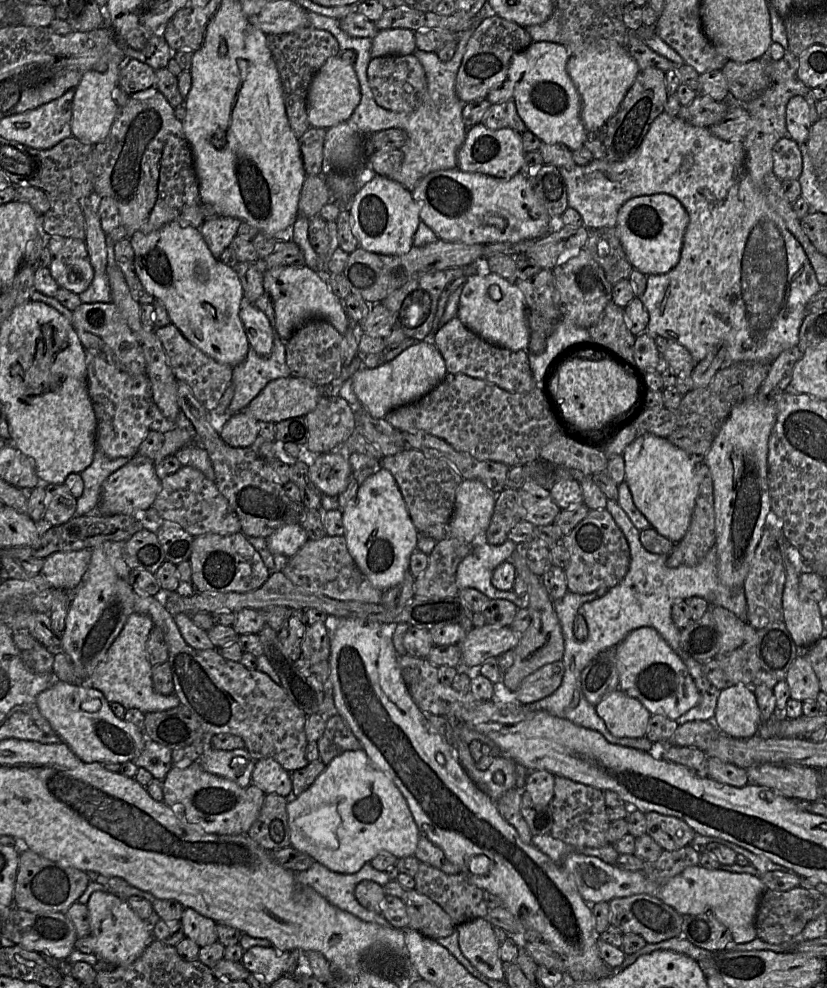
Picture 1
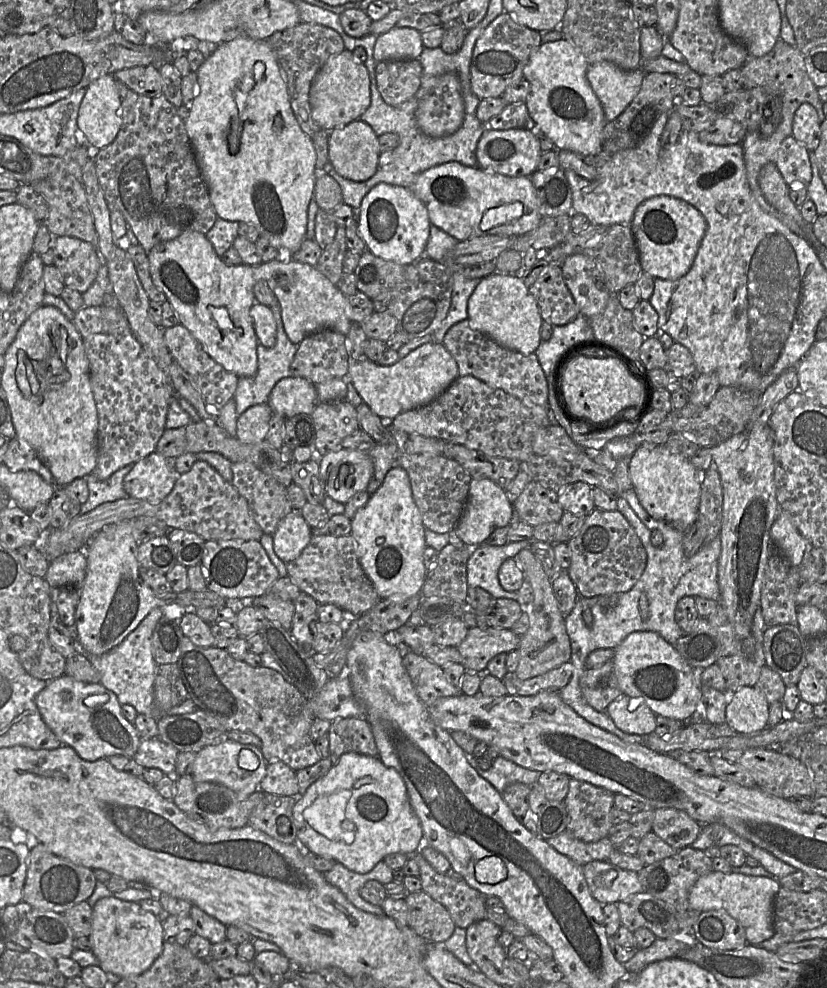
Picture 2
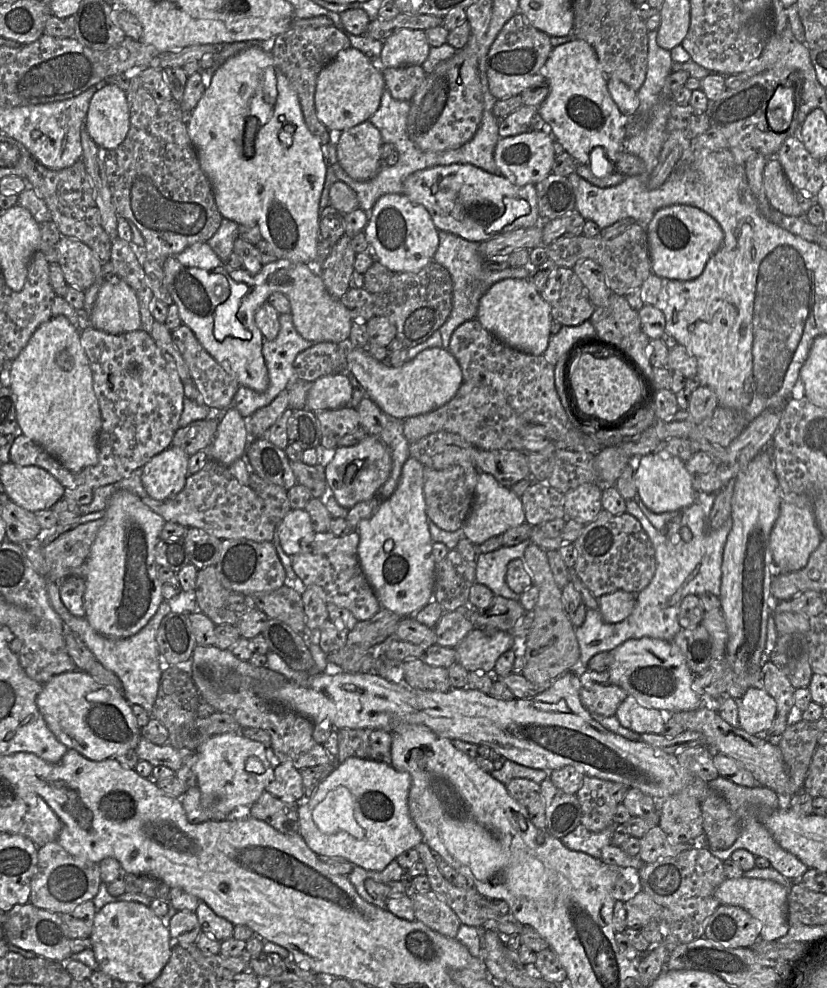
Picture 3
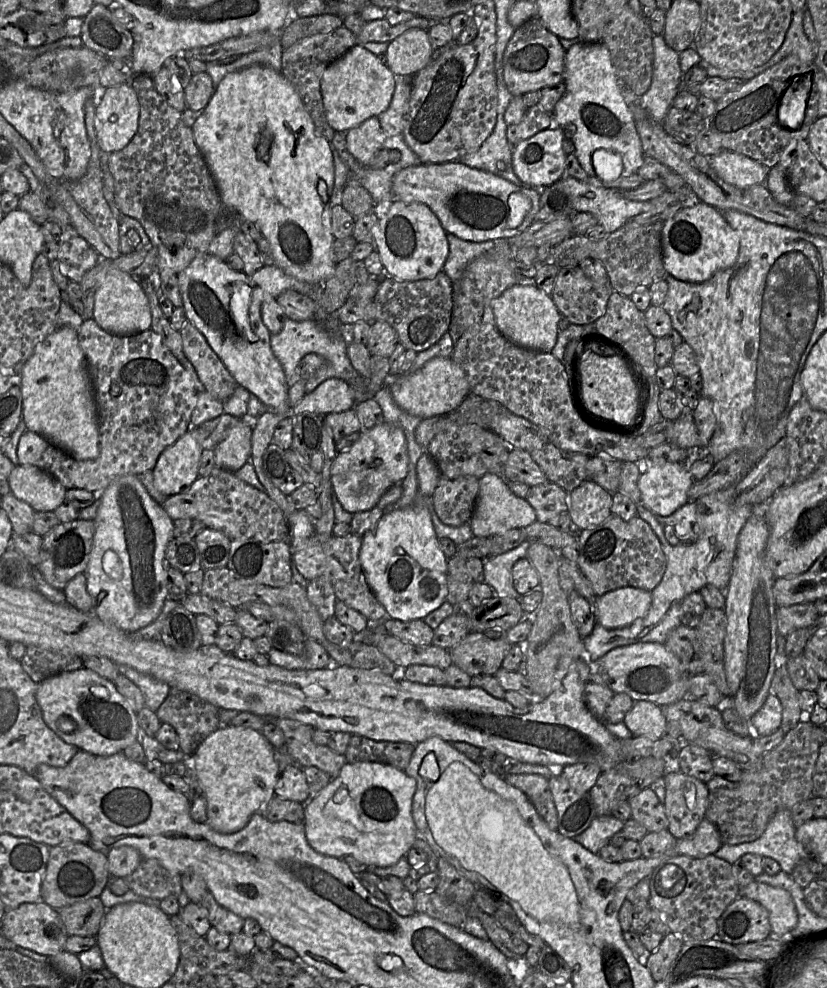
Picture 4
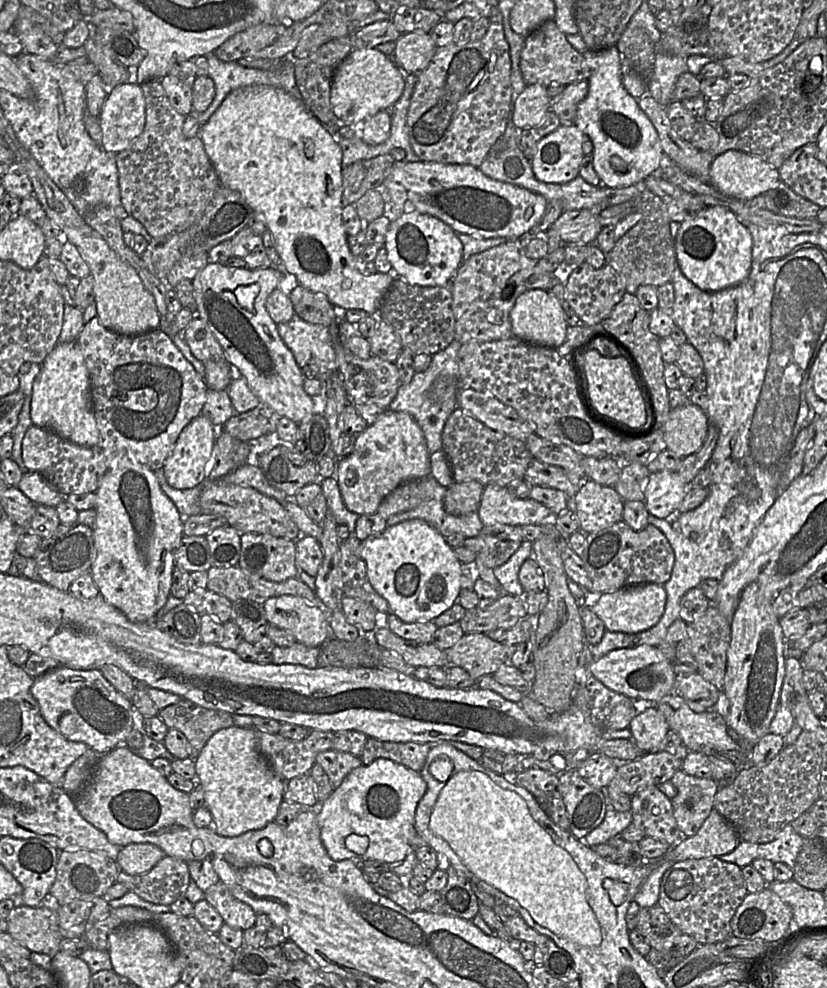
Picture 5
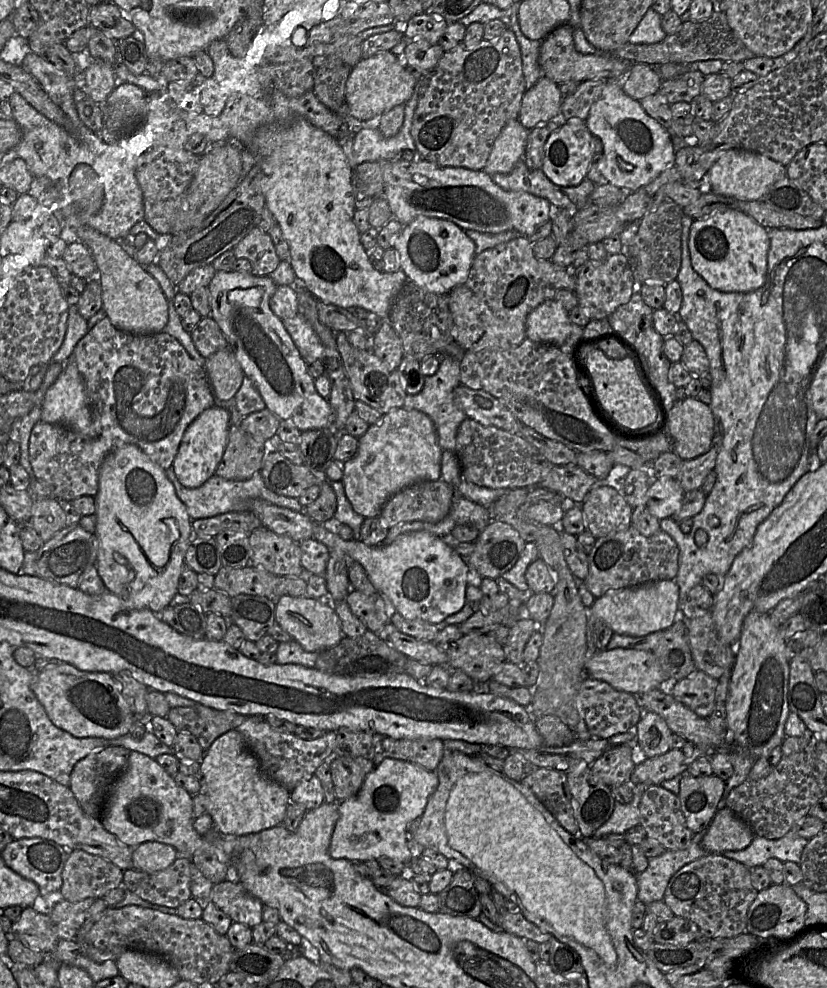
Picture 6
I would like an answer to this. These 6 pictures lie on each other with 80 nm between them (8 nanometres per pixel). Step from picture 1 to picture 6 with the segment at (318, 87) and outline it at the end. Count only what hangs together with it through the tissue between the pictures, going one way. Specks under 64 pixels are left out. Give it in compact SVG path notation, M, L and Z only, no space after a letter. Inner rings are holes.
M391 50L380 51L362 58L350 71L345 85L345 102L349 116L367 121L380 117L393 107L405 104L411 97L417 79L401 57Z

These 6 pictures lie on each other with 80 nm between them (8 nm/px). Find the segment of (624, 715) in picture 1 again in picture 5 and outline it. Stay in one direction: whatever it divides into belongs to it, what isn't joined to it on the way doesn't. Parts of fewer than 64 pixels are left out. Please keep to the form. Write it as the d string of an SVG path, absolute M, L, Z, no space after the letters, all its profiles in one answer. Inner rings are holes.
M652 704L637 714L629 725L632 740L643 753L664 750L664 740L670 729L664 715Z

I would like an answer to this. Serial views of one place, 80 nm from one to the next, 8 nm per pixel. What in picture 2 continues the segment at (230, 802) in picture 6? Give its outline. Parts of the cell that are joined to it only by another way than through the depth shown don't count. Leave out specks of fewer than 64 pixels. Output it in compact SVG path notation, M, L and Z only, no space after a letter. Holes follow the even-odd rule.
M221 739L205 746L198 753L193 765L193 779L196 782L213 782L224 785L239 797L248 797L259 789L260 782L266 775L268 762L259 747L244 745L231 740Z

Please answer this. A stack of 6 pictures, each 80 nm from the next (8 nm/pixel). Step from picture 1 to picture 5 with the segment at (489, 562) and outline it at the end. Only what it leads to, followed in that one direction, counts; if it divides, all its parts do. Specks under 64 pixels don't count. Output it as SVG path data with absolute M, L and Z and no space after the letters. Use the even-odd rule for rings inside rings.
M524 540L506 563L493 569L507 594L519 598L525 597L526 592L519 581L518 573L521 565L530 557L532 557L532 542Z

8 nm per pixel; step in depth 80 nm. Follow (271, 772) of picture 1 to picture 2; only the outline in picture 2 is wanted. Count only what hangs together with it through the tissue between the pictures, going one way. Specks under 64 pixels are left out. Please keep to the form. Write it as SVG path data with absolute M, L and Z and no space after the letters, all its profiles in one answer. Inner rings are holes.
M284 762L268 763L266 775L259 785L263 793L279 796L295 796L299 786L296 772Z

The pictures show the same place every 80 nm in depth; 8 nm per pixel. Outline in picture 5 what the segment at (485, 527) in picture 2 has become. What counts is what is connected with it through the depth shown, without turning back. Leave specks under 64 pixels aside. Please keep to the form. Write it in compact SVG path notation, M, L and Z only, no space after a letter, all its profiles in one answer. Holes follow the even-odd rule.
M497 484L483 485L483 494L477 510L484 526L495 524L529 525L552 521L555 517L549 508L530 498L520 499L512 495L506 486Z

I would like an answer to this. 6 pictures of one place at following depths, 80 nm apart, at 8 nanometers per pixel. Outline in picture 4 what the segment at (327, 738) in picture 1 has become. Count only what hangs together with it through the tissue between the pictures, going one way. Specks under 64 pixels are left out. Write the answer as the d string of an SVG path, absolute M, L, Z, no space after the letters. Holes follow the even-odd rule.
M352 735L344 755L349 763L378 762L404 771L412 758L415 745Z

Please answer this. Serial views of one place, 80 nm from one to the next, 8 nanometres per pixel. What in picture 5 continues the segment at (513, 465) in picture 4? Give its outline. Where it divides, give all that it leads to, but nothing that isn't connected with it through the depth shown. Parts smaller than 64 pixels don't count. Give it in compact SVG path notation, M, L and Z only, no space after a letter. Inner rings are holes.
M535 458L528 466L523 480L530 486L544 486L561 490L569 499L575 496L581 485L573 483L562 468L542 463Z

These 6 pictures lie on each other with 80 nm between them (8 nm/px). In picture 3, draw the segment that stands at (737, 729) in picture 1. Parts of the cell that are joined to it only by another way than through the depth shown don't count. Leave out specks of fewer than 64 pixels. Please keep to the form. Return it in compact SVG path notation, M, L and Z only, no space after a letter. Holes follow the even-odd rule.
M759 685L747 688L738 699L739 728L762 736L772 726L777 714L776 701Z

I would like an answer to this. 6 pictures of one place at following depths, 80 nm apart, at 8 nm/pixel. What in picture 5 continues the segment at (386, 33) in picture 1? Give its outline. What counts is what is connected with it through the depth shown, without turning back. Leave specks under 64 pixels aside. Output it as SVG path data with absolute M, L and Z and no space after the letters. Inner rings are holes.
M414 31L411 33L402 34L395 42L395 49L392 60L405 74L419 74L426 69L430 64L433 56L437 52L437 46L432 39L430 33L423 31Z

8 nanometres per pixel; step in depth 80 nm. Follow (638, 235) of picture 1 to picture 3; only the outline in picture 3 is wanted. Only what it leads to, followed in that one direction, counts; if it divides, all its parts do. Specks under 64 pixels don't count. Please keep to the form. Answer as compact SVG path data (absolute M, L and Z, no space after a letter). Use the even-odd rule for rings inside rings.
M685 204L658 209L647 228L652 273L660 278L693 280L722 245L724 233L719 223L703 210Z

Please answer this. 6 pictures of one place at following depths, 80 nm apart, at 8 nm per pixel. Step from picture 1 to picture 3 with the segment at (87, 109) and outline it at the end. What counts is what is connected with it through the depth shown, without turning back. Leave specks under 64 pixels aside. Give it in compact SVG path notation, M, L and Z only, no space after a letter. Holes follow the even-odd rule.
M102 84L91 98L84 126L100 148L116 149L130 129L126 92L114 84Z

